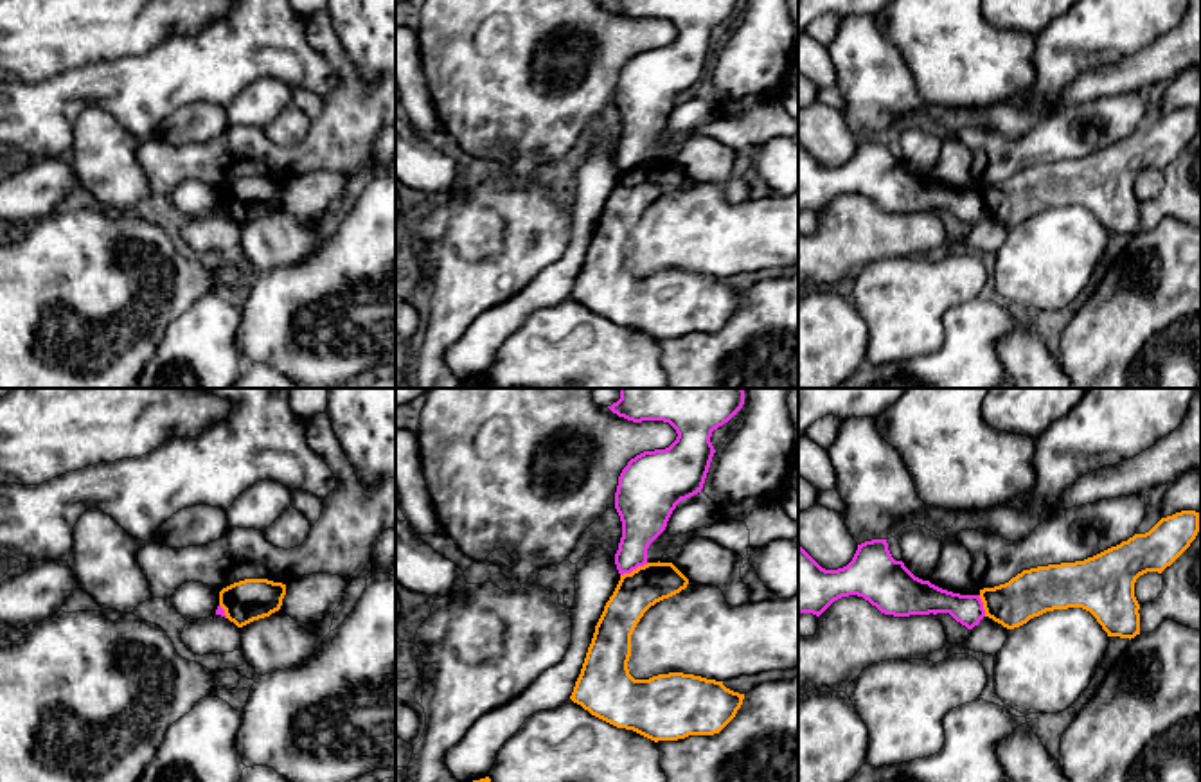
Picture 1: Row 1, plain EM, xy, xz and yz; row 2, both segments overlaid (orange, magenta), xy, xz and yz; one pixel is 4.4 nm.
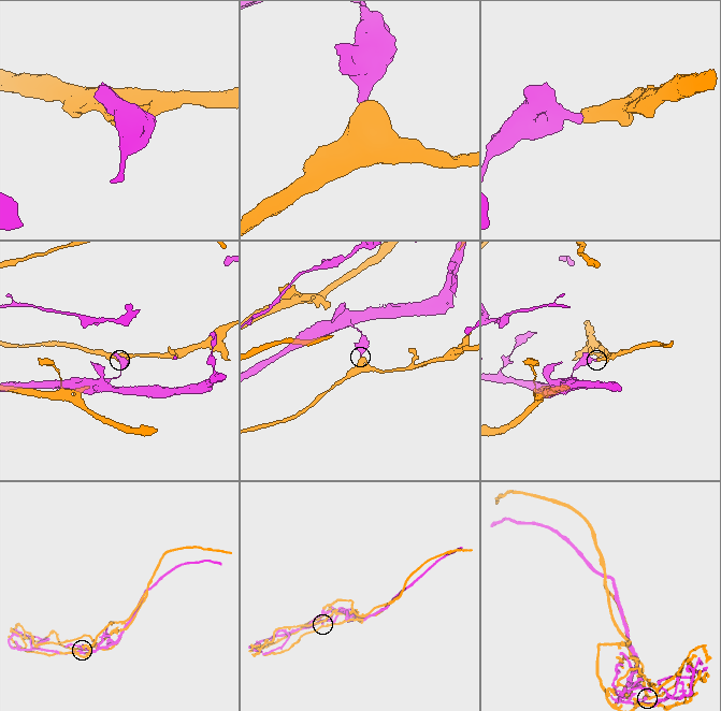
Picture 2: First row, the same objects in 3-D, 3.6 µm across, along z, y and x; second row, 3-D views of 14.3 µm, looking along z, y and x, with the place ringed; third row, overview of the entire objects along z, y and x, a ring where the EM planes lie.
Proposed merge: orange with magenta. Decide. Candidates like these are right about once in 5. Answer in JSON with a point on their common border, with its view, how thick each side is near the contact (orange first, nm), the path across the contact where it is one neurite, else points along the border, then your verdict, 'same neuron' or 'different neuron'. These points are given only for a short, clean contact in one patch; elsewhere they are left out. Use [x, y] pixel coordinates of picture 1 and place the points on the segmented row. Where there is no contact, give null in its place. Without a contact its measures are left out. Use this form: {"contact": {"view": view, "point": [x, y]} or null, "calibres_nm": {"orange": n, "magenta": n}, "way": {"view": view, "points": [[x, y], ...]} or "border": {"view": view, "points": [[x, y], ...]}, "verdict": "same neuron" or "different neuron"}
{"contact": {"view": "xz", "point": [633, 570]}, "calibres_nm": {"orange": 180, "magenta": 220}, "border": {"view": "xz", "points": [[648, 563], [621, 576]]}, "verdict": "different neuron"}

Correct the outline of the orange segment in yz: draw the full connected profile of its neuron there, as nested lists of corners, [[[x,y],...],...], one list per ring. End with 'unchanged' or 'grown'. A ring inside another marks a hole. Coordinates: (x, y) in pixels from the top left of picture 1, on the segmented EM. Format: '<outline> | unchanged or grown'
[[[1181,511],[1161,518],[1149,532],[1134,534],[1127,541],[1084,561],[1023,570],[1005,584],[980,590],[985,617],[1014,629],[1046,611],[1082,608],[1097,618],[1108,636],[1131,640],[1140,635],[1140,604],[1134,597],[1136,579],[1147,572],[1161,573],[1190,547],[1197,532],[1199,512]]] | unchanged

